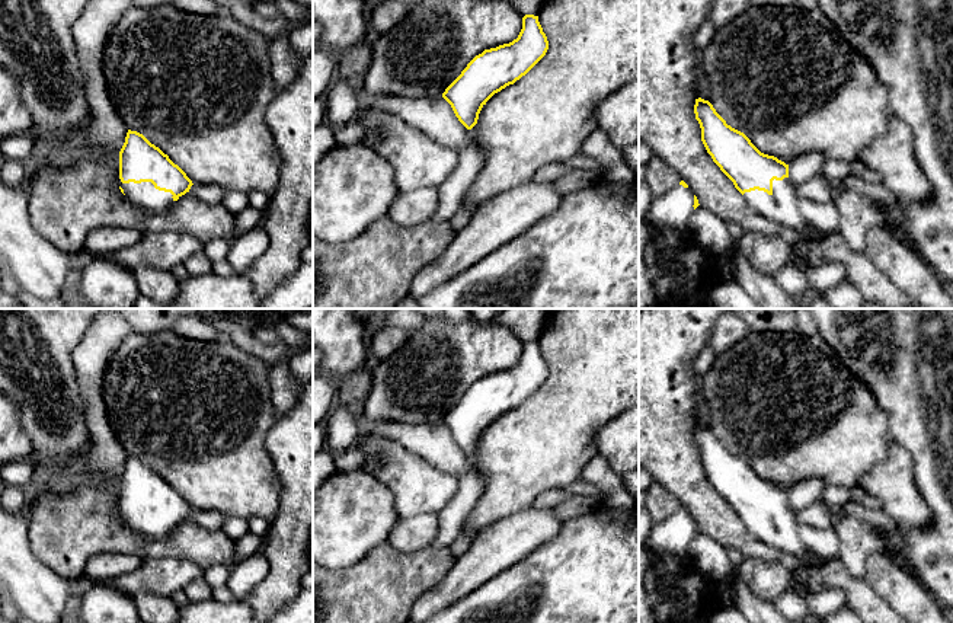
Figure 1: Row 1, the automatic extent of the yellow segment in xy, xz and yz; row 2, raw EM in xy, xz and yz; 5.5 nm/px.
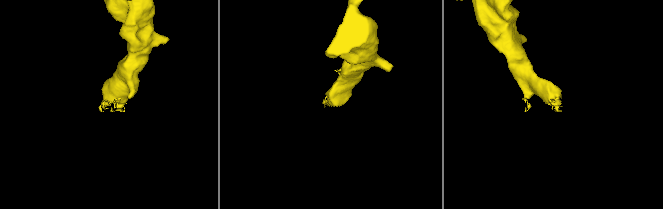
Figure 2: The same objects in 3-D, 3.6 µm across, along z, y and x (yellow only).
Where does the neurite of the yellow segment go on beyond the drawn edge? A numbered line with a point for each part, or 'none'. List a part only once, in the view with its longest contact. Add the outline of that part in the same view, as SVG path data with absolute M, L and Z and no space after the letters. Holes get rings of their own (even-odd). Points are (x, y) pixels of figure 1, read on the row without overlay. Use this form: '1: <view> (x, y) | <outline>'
1: xy (143, 521) | M118 496L118 511L124 515L125 524L135 534L162 537L173 528L170 518L159 517L151 508L122 509Z
2: yz (672, 536) | M678 509L665 521L652 524L645 546L650 555L677 555L684 557L694 537L693 531L693 517Z

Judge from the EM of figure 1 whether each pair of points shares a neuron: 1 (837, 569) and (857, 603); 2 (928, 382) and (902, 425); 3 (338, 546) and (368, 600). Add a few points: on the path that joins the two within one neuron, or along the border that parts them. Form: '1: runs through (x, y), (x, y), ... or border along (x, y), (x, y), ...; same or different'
1: runs through (841, 578), (857, 594); same
2: runs through (928, 392), (926, 402), (912, 415); same
3: border along (379, 546), (355, 564), (328, 569); different

